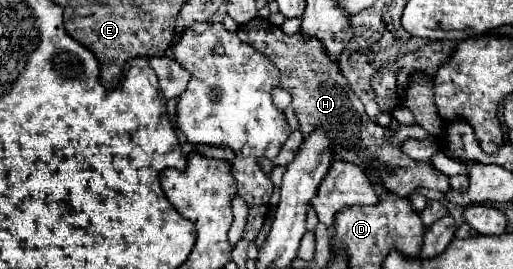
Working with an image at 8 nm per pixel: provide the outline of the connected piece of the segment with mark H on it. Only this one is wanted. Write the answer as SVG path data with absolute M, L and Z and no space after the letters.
M254 18L248 24L242 24L236 34L246 44L252 44L258 52L270 58L280 70L280 86L292 96L292 108L304 138L310 136L310 132L314 130L324 130L332 142L334 158L352 162L362 170L376 170L382 184L398 196L410 196L416 188L432 188L440 192L450 190L446 174L436 172L432 164L410 160L400 150L404 140L424 139L429 136L428 132L418 124L398 124L398 128L392 130L376 122L370 122L370 118L364 112L364 104L358 96L354 96L338 64L328 56L320 40L310 38L302 32L286 36L280 26L270 24L266 18Z

